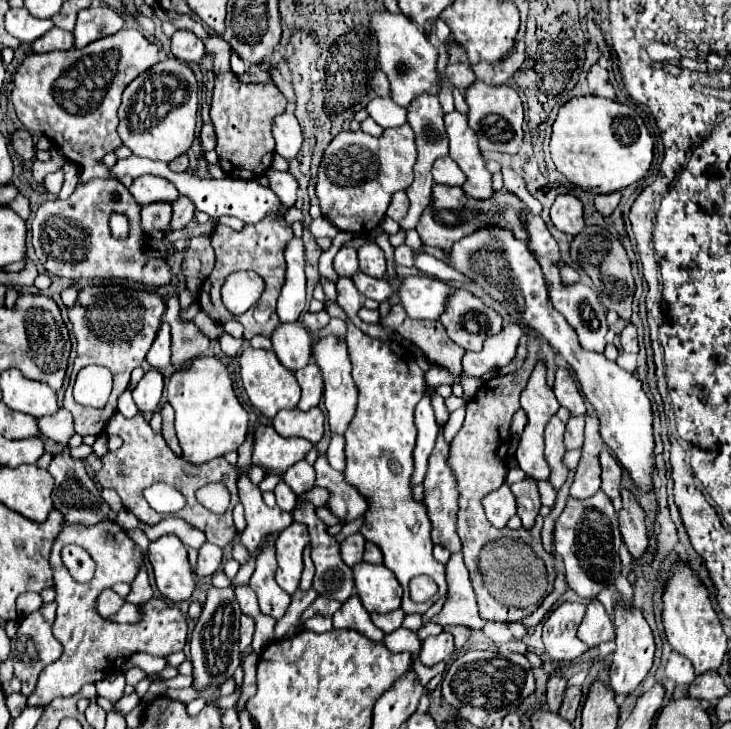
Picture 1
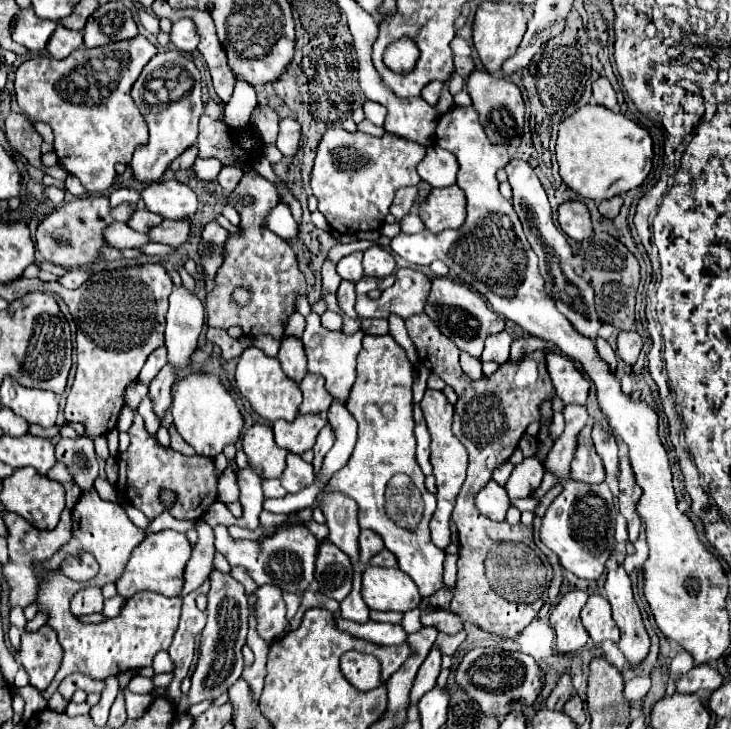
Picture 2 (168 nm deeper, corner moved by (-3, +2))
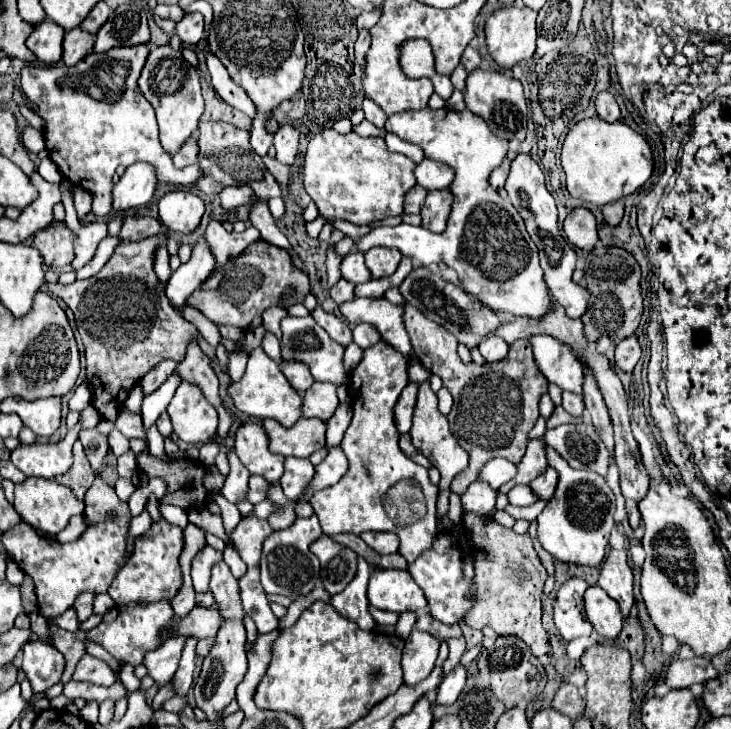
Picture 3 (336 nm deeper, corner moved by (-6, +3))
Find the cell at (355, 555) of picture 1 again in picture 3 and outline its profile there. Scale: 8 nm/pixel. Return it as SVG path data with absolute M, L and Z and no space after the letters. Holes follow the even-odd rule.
M363 532L361 538L379 554L395 554L399 546L399 538L391 532Z

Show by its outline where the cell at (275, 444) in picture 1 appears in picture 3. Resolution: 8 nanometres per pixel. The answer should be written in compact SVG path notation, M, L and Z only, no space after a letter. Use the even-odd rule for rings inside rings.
M243 424L237 430L235 450L251 474L259 474L267 482L277 482L283 476L285 456L273 454L267 448L267 432L263 432L261 424Z

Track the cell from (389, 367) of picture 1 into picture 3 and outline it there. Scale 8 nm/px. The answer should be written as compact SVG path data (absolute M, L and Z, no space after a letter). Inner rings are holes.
M385 340L373 344L371 348L363 350L363 358L357 364L357 368L351 372L349 382L349 396L353 406L353 420L345 432L345 438L341 442L341 448L349 460L347 474L333 484L331 488L323 488L311 498L311 506L315 508L315 514L321 522L321 528L325 534L337 534L337 532L351 532L361 534L365 530L377 530L377 532L393 532L399 536L399 554L411 562L417 560L423 550L431 548L435 534L437 534L437 488L431 484L429 474L423 466L411 462L405 452L399 448L399 430L395 424L395 404L403 392L403 388L409 384L407 374L407 358L401 352L395 352ZM399 480L417 480L423 488L425 500L427 500L427 514L421 522L397 528L389 516L383 510L381 498L387 492L389 486L393 486Z

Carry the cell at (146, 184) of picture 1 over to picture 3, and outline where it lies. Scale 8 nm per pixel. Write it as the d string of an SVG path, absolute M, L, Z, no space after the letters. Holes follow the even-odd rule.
M187 190L167 192L159 200L159 218L165 228L173 232L193 232L203 216L203 200Z

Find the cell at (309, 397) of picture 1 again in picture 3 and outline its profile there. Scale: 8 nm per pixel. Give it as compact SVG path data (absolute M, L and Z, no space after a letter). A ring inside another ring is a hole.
M313 382L313 386L303 396L303 416L329 420L339 406L337 386L331 382Z

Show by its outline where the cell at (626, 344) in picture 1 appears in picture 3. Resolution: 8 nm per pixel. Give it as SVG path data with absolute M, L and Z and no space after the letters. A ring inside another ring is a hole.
M631 336L627 340L621 340L615 348L615 364L625 370L625 372L631 372L635 368L635 364L639 362L641 358L641 346L639 346L639 340L637 336Z

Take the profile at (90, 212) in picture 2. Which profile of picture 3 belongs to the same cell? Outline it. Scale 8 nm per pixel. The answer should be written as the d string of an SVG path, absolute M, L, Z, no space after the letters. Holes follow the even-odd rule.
M53 222L43 232L35 234L35 248L41 252L43 262L51 268L69 268L75 260L75 232L65 222Z

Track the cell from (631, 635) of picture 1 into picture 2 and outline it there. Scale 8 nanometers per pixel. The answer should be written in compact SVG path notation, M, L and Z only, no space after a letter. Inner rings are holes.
M618 565L618 569L614 569L614 571L608 571L604 589L606 589L608 601L612 605L614 621L622 633L620 651L624 653L624 657L630 665L638 667L648 655L650 639L644 629L640 609L632 595L630 577L622 565Z

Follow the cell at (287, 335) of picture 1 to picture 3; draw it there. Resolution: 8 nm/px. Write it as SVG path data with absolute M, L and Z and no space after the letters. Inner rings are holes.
M281 360L281 372L287 376L289 384L305 394L305 390L313 384L313 376L305 364L299 364L297 360Z

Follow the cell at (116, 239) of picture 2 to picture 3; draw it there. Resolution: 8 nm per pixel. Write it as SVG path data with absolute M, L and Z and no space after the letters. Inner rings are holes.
M63 179L59 184L62 203L66 212L65 222L77 234L77 238L75 238L75 260L71 266L73 266L73 270L79 270L87 260L93 258L99 242L107 236L107 222L95 220L95 222L83 224L77 218L73 197L69 192L72 187L73 185L66 179Z

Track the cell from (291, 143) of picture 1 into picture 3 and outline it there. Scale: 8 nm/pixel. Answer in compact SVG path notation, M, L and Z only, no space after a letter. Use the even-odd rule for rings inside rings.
M283 124L275 134L275 148L277 160L283 164L293 164L299 152L299 130L293 124Z

